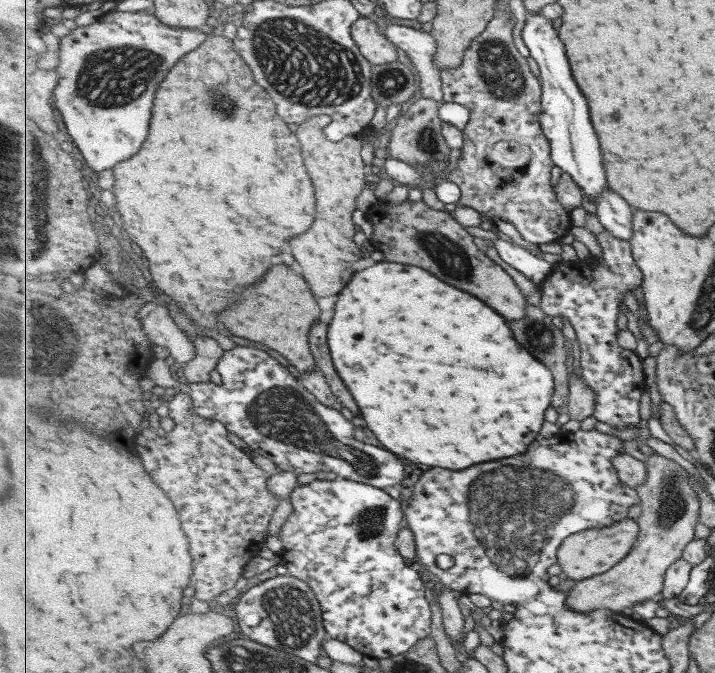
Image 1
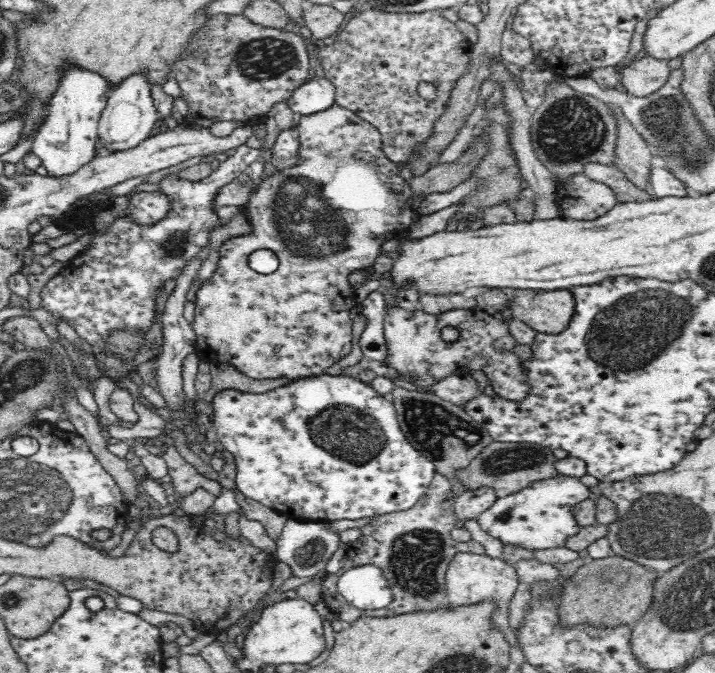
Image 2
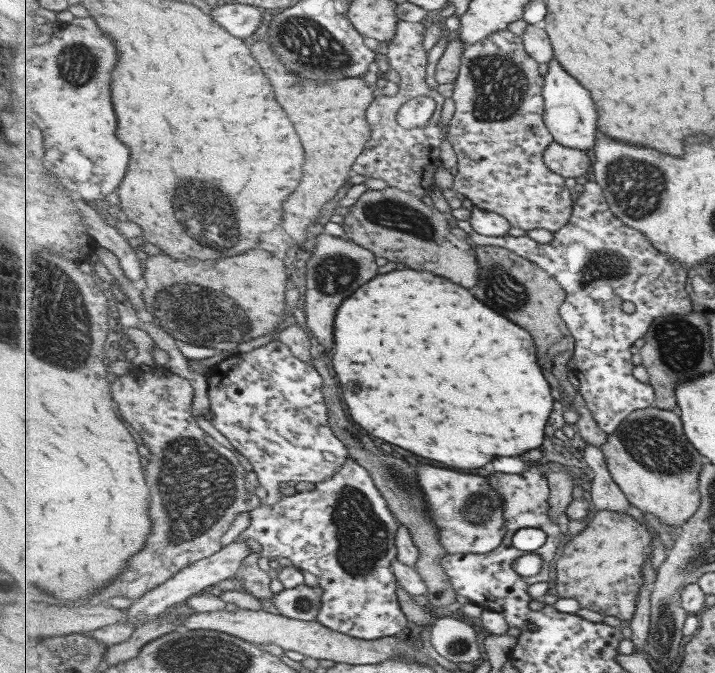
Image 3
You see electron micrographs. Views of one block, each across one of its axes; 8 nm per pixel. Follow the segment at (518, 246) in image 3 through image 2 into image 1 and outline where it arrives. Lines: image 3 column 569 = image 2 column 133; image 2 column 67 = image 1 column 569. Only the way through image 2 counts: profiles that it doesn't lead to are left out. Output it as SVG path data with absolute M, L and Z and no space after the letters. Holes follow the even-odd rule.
M607 230L595 238L601 246L605 264L597 258L589 258L581 263L562 260L555 265L551 278L543 284L539 306L556 319L562 314L573 327L580 346L583 378L597 397L595 418L615 428L625 429L627 425L638 425L641 420L639 410L645 388L645 372L643 359L637 357L636 351L623 350L617 344L619 302L625 298L629 288L645 283L645 276L634 260L630 241L617 238ZM591 264L597 267L593 269Z

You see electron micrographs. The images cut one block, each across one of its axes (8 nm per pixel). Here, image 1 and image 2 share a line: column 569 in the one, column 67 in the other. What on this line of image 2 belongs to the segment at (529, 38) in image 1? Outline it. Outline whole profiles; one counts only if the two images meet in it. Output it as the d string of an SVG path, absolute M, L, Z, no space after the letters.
M72 64L62 68L58 90L48 102L48 115L38 126L30 150L40 157L50 176L72 174L94 158L94 142L99 138L99 120L112 90L110 86L112 84L108 84L108 80L98 72L82 70Z

